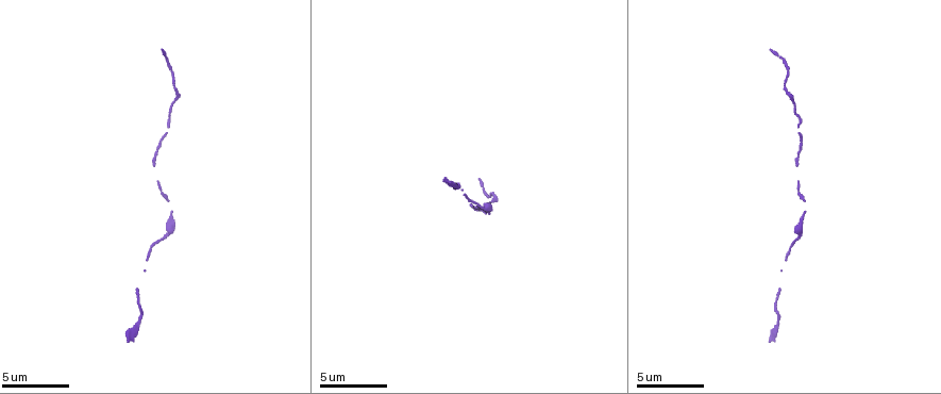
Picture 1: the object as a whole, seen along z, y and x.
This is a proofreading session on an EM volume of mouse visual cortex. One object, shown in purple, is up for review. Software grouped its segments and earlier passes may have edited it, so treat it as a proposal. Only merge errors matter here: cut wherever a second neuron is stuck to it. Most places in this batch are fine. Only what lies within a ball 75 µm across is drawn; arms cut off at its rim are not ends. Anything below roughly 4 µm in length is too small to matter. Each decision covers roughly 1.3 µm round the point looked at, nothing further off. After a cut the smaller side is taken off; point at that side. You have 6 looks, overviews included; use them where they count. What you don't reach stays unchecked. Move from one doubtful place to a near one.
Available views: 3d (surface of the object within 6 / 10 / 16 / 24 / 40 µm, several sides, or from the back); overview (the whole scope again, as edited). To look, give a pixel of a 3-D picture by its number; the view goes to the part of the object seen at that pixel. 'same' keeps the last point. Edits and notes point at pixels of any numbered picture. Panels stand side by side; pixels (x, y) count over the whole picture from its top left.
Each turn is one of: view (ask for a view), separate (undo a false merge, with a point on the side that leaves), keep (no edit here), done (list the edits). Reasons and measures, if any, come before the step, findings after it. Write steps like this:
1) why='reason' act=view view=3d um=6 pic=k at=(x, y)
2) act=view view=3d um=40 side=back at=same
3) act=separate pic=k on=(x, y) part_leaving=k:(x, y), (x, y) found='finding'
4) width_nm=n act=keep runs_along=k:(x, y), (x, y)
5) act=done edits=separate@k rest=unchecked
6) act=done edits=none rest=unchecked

why='sudden change in width' act=view view=3d um=6 pic=1 at=(778, 295)

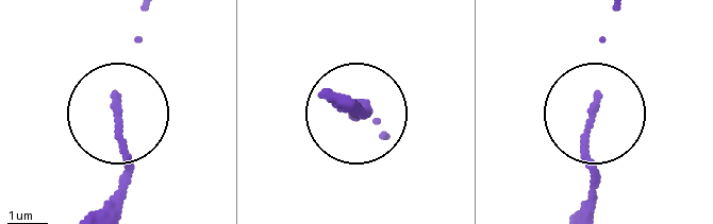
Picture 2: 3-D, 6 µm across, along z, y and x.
act=keep found='continuous, no second neuron'

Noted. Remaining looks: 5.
why='calibre changes' act=view view=3d um=16 pic=1 at=(801, 215)

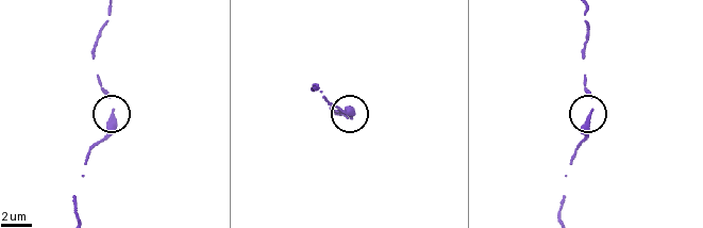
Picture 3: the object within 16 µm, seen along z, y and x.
act=keep runs_along=3:(588, 94), (587, 134), (581, 145) found='continuous, no second neuron'

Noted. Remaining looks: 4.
act=view view=3d um=10 pic=1 at=(794, 111)

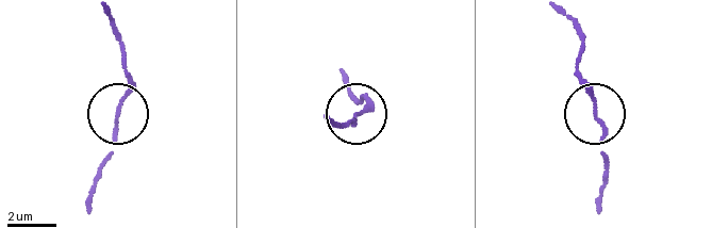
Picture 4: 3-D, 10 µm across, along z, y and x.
act=keep runs_along=4:(87, 206), (130, 78), (123, 62) found='one neuron here'

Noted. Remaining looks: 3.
act=done edits=none rest=unchecked

